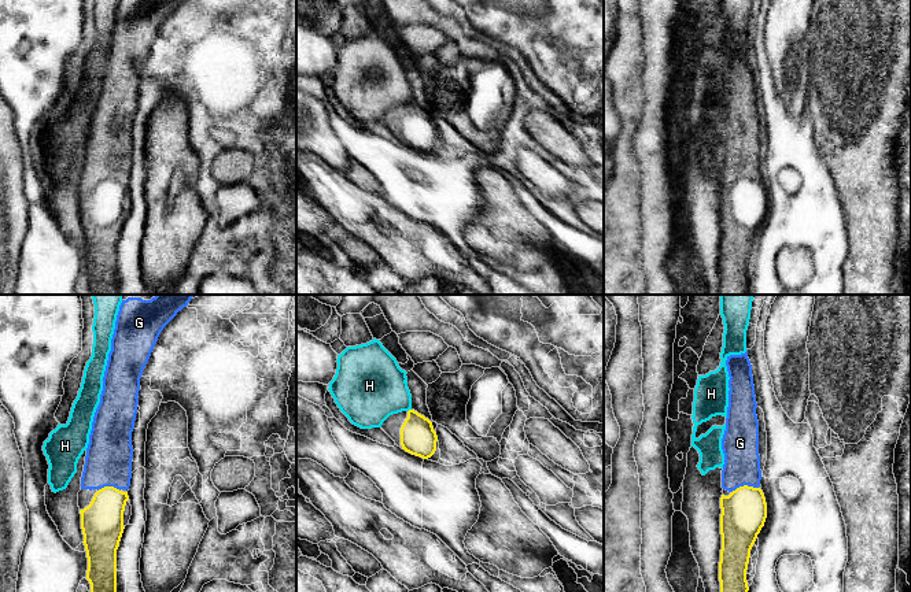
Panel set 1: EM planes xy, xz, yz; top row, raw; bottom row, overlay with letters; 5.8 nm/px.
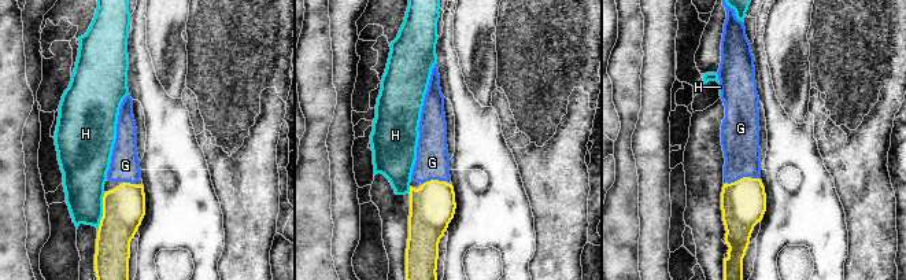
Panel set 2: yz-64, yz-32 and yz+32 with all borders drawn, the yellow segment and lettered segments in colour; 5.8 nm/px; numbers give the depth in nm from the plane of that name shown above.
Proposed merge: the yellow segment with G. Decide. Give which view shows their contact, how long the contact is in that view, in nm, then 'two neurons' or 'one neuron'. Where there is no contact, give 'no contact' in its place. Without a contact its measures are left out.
contact in yz; length 160 nm; one neuron

